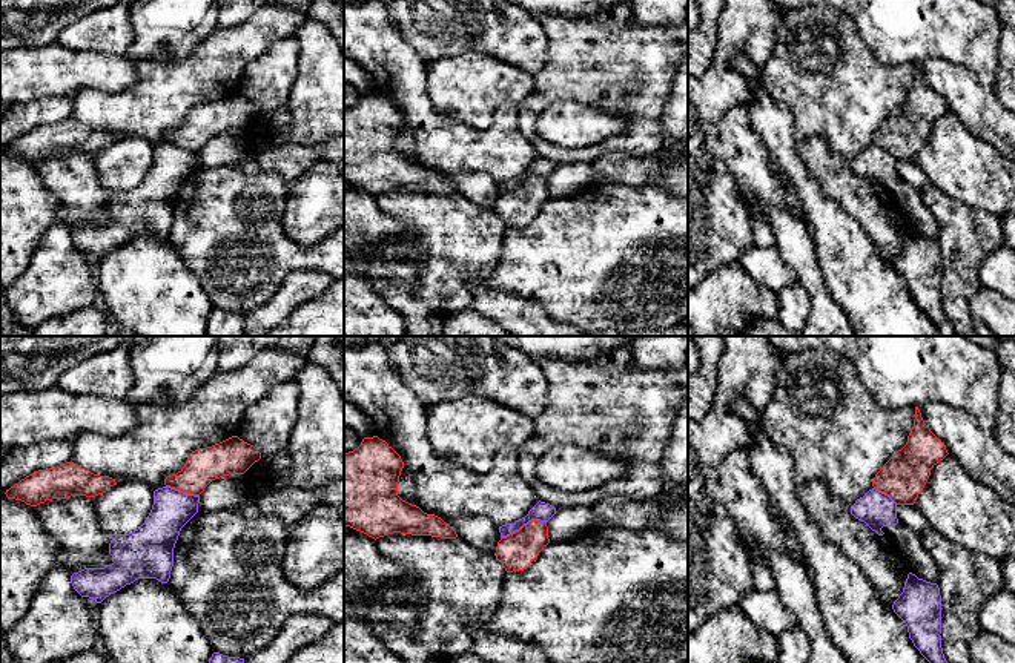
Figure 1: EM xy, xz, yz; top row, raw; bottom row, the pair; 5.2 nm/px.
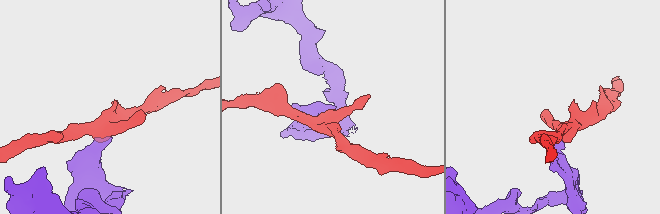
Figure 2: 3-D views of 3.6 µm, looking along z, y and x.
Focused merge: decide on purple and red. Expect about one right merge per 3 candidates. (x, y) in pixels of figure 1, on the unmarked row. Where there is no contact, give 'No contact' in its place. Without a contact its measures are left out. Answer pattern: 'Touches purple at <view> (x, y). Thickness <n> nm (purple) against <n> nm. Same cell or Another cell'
Touches purple at xz (522, 181). Thickness 100 nm (purple) against 190 nm. Another cell

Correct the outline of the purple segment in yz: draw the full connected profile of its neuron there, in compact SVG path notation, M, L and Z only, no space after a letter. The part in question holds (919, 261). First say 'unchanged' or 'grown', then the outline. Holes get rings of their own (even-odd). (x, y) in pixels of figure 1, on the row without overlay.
unchanged; M909 229L903 249L894 258L892 266L906 279L909 295L932 321L940 336L957 336L941 304L941 252L938 241Z

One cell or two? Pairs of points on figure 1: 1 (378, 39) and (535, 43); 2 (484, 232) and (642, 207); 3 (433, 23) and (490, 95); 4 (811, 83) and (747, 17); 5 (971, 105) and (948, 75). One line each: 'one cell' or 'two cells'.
1: two cells
2: two cells
3: two cells
4: two cells
5: one cell

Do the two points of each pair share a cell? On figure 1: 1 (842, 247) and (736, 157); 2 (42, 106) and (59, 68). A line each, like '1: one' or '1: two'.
1: two
2: two

